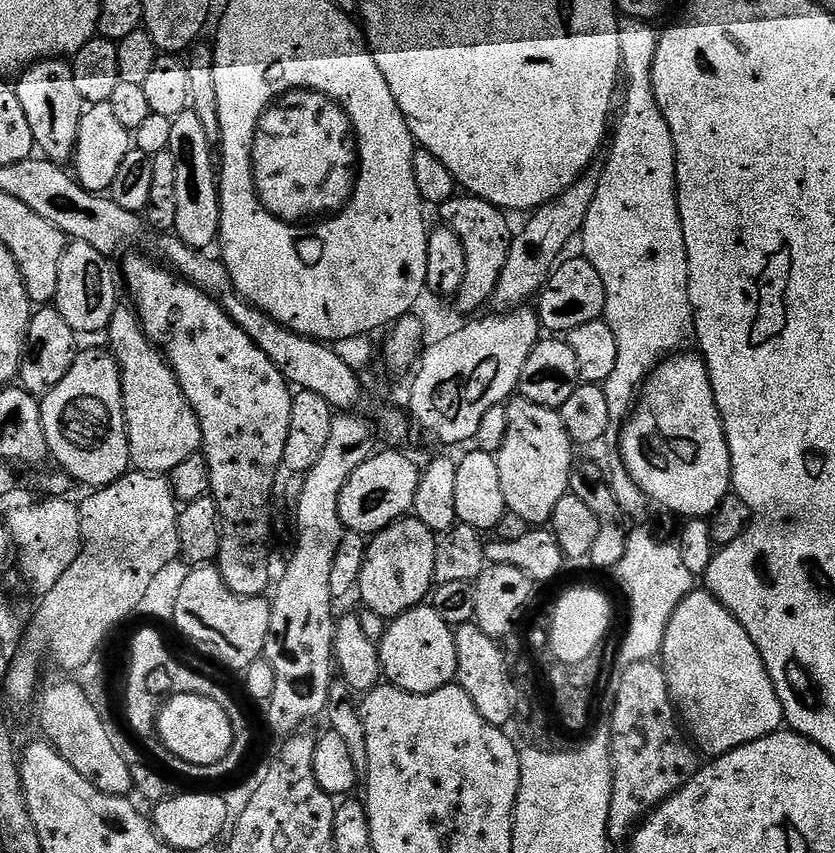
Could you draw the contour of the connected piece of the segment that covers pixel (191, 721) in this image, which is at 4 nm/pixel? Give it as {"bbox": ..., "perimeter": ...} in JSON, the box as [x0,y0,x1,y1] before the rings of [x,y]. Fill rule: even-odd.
{"bbox":[157,694,235,766],"perimeter":[[[178,694],[161,703],[157,720],[159,743],[164,743],[165,753],[182,758],[182,762],[194,766],[214,766],[230,754],[235,745],[234,726],[226,718],[226,710],[202,694]]]}

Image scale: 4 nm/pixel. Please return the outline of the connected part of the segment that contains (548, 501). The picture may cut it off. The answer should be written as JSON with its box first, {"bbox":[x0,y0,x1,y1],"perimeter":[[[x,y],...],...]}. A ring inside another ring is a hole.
{"bbox":[495,398,574,526],"perimeter":[[[513,398],[507,401],[506,407],[508,410],[506,438],[502,442],[500,451],[495,453],[498,462],[498,478],[502,482],[504,507],[507,511],[518,514],[518,518],[524,519],[530,526],[544,526],[551,521],[554,506],[558,506],[558,502],[562,502],[562,498],[569,495],[574,445],[557,409],[538,406],[523,398]]]}

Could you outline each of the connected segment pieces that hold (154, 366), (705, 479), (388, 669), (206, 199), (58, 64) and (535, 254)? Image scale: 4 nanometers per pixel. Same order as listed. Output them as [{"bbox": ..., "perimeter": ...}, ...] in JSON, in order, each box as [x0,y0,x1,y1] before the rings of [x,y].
[{"bbox":[106,306,201,474],"perimeter":[[[124,306],[117,307],[114,318],[108,324],[108,330],[106,333],[106,339],[112,343],[110,347],[111,355],[115,356],[116,363],[120,365],[120,381],[122,382],[122,402],[124,403],[124,425],[128,428],[128,455],[131,463],[135,465],[139,471],[150,472],[153,474],[171,474],[180,463],[186,462],[192,455],[201,451],[200,446],[200,423],[198,418],[194,414],[194,410],[190,406],[190,402],[186,398],[186,394],[182,390],[182,386],[178,382],[176,373],[172,371],[168,361],[164,359],[163,352],[159,348],[155,347],[148,335],[144,332],[144,327],[140,325],[140,318],[136,315],[135,311],[131,307],[124,308]]]},{"bbox":[622,354,732,518],"perimeter":[[[672,354],[661,360],[639,389],[638,399],[622,428],[622,431],[624,431],[624,453],[622,453],[622,459],[630,478],[634,478],[634,482],[644,491],[645,496],[648,497],[653,505],[661,504],[666,511],[677,512],[680,518],[708,518],[711,517],[713,510],[730,494],[730,489],[732,488],[732,455],[728,449],[728,439],[724,433],[724,423],[720,417],[720,411],[714,402],[714,390],[710,382],[708,367],[706,367],[699,355],[680,355],[684,354]]]},{"bbox":[378,606,458,694],"perimeter":[[[421,606],[406,610],[395,617],[385,627],[384,637],[378,641],[380,649],[380,671],[383,679],[391,687],[401,688],[410,694],[430,694],[434,690],[442,690],[447,684],[453,683],[458,666],[458,650],[456,649],[456,633],[453,625],[448,624],[438,615],[438,610],[431,606]]]},{"bbox":[170,114,220,250],"perimeter":[[[178,114],[170,126],[170,146],[178,165],[178,215],[174,217],[174,235],[188,248],[205,250],[217,243],[220,235],[220,185],[214,145],[206,138],[206,129],[198,114]]]},{"bbox":[14,58,86,165],"perimeter":[[[53,58],[31,65],[20,78],[14,84],[16,97],[22,102],[22,110],[26,110],[26,122],[30,122],[39,155],[55,164],[67,165],[67,160],[69,163],[76,154],[78,128],[86,107],[74,83],[71,63],[64,58]]]},{"bbox":[494,166,601,310],"perimeter":[[[593,166],[579,176],[558,198],[543,204],[527,217],[524,229],[517,231],[512,237],[510,254],[506,258],[506,266],[502,266],[502,278],[498,278],[498,286],[494,297],[497,309],[511,310],[527,305],[528,299],[535,297],[552,274],[553,268],[565,255],[571,240],[575,241],[584,228],[586,214],[590,214],[590,205],[594,202],[594,194],[598,194],[598,182],[601,169]]]}]

